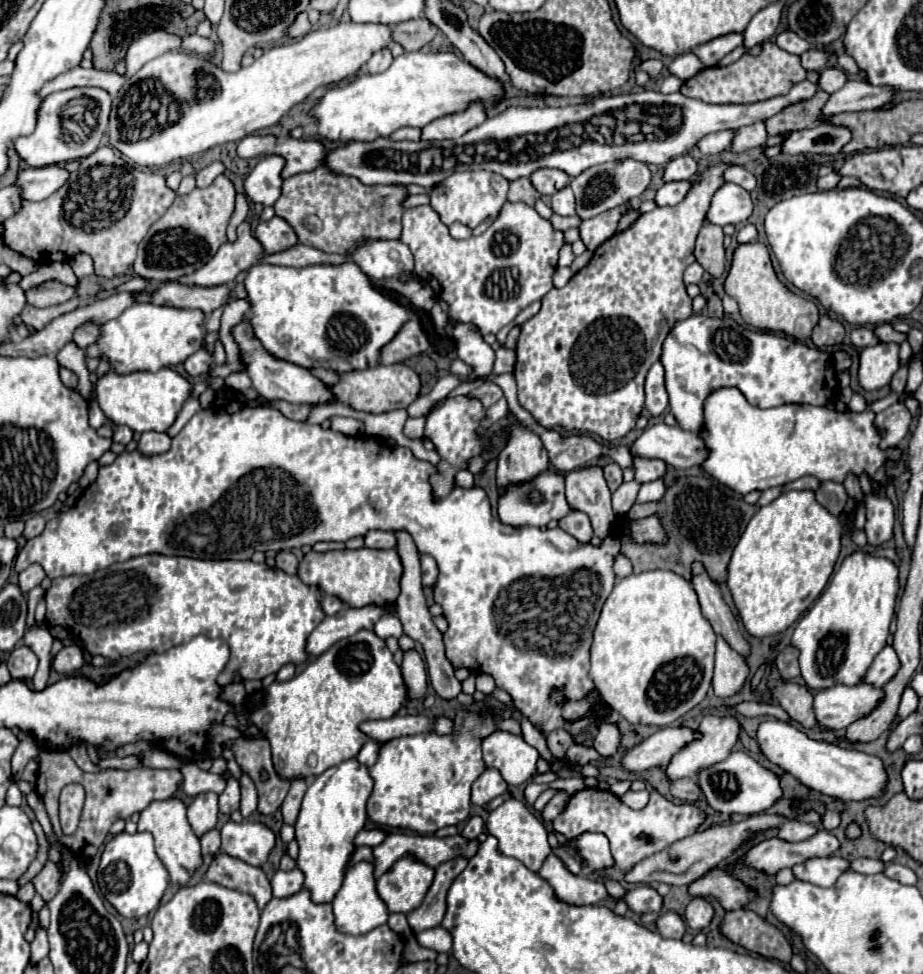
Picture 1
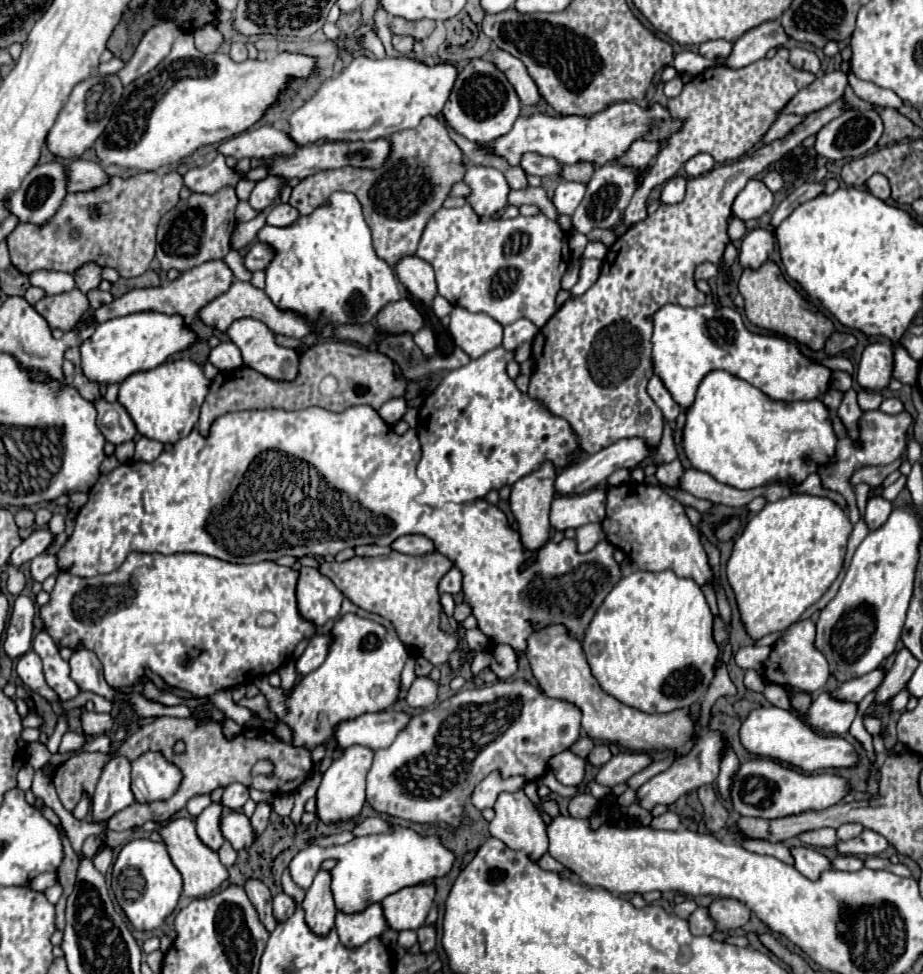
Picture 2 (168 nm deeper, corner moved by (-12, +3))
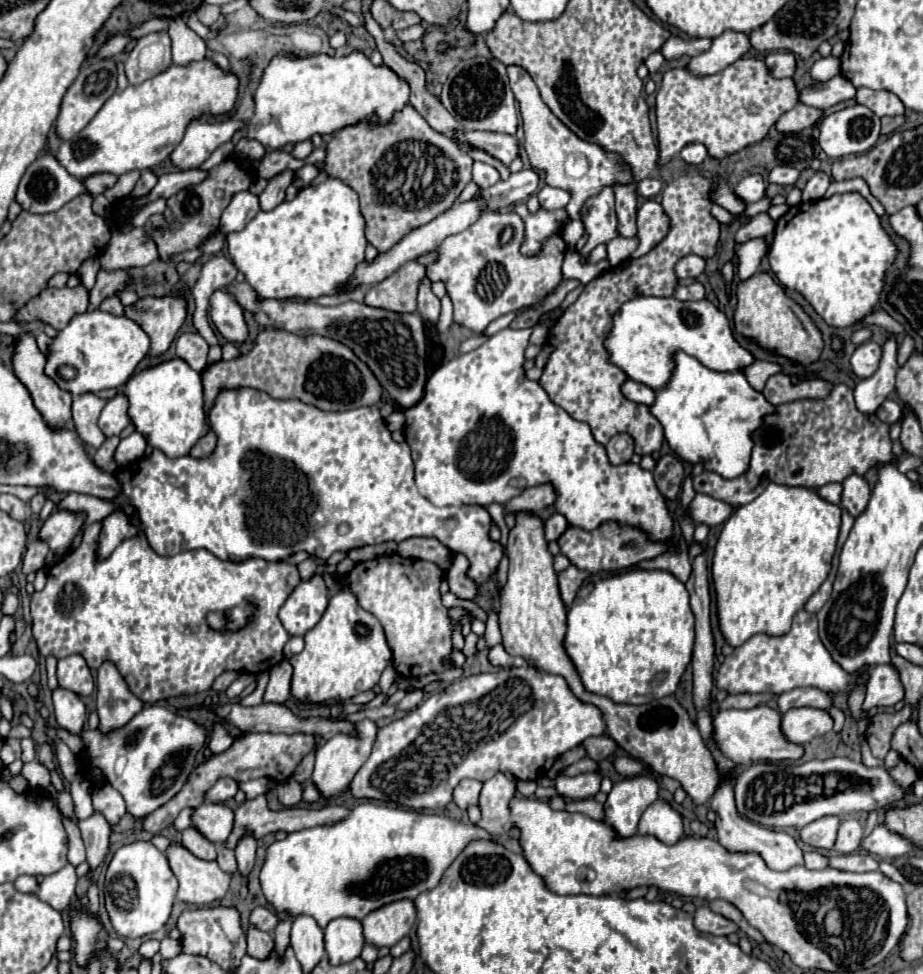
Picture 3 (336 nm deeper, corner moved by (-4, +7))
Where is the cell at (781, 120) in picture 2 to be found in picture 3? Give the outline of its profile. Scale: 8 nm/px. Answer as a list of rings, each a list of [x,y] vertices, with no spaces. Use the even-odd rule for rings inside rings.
[[[797,104],[793,110],[785,112],[777,120],[777,130],[779,132],[799,132],[799,130],[815,126],[821,118],[823,118],[823,110],[811,108],[805,104]]]

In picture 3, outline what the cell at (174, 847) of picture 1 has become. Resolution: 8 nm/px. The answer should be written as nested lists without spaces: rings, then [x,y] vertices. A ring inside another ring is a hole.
[[[171,844],[167,850],[169,866],[179,880],[177,900],[193,906],[205,906],[221,900],[227,894],[231,876],[219,870],[217,862],[203,862],[193,854],[187,854],[183,846]]]

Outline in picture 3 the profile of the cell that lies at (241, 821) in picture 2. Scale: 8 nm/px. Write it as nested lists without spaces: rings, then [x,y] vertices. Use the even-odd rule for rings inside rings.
[[[201,804],[193,808],[191,824],[195,830],[199,830],[209,842],[223,844],[223,838],[231,834],[231,822],[233,822],[233,810],[225,804]]]

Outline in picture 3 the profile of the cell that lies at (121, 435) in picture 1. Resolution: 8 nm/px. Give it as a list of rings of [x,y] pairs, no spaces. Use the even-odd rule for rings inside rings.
[[[119,392],[115,398],[107,400],[101,416],[99,416],[99,428],[105,436],[115,436],[125,430],[125,426],[131,422],[127,414],[127,396]]]

